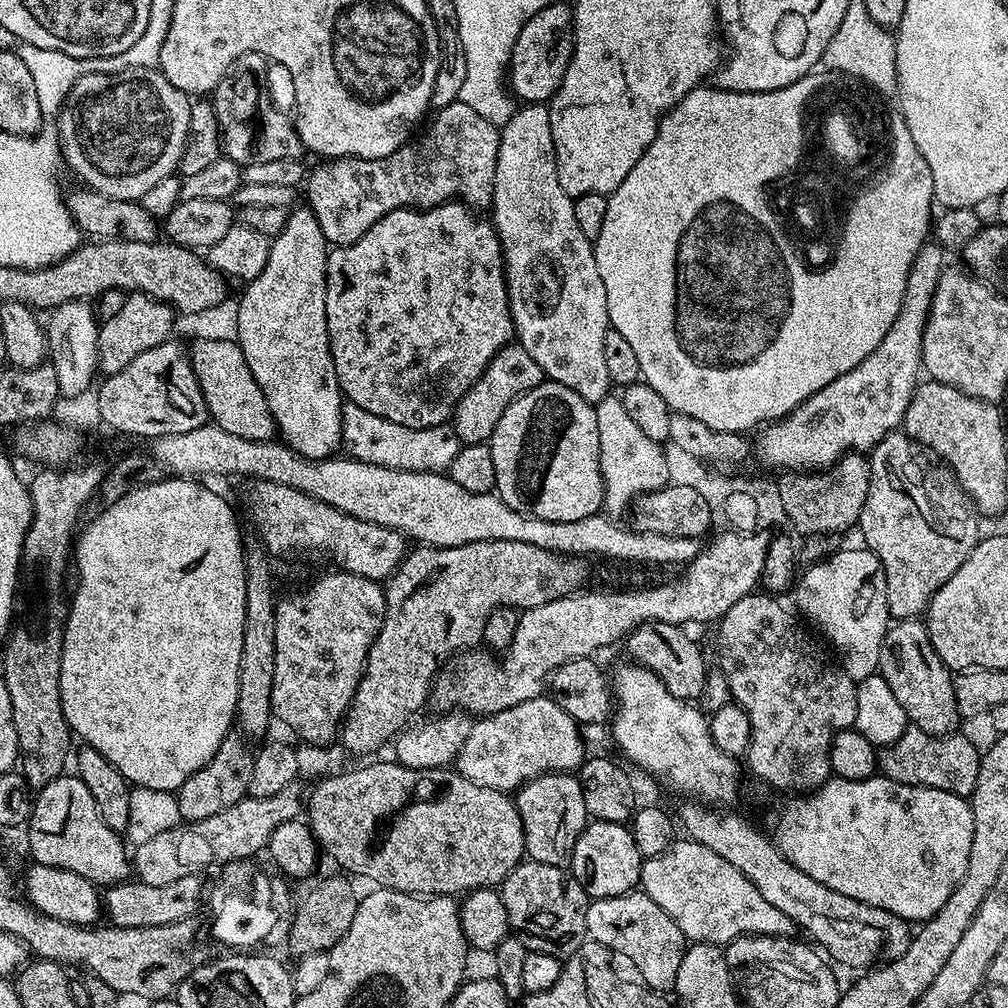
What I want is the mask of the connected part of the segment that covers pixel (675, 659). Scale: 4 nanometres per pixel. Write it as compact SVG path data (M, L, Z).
M651 620L633 629L626 637L628 652L635 663L650 669L679 700L699 701L702 690L708 681L709 665L704 665L700 648L687 636L685 629L678 624L667 624Z

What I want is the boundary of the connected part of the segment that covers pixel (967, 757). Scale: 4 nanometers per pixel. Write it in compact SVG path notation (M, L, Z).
M908 727L898 742L887 745L879 753L878 768L894 782L913 784L934 790L946 790L955 796L971 797L980 769L982 752L961 734L931 736L920 728Z

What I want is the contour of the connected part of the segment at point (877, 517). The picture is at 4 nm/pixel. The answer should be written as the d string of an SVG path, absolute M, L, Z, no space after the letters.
M897 430L870 449L872 477L858 525L858 532L864 535L863 543L880 560L886 578L886 606L893 621L919 617L932 601L932 595L953 576L962 562L966 562L970 550L974 550L982 538L981 517L951 468L939 466L929 472L920 472L920 464L912 457L911 447L908 437Z

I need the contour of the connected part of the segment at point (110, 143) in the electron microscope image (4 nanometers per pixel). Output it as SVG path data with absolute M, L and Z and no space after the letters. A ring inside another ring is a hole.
M127 68L121 72L86 74L74 82L60 107L60 121L54 124L60 138L63 163L69 164L93 192L140 202L150 187L179 169L192 105L188 93L178 90L178 86L170 86L167 78L156 68Z

